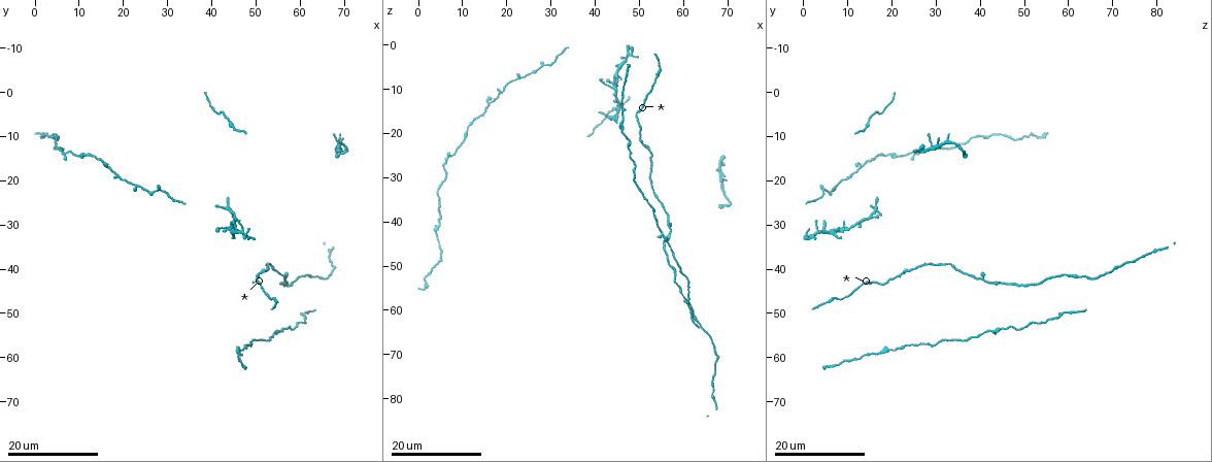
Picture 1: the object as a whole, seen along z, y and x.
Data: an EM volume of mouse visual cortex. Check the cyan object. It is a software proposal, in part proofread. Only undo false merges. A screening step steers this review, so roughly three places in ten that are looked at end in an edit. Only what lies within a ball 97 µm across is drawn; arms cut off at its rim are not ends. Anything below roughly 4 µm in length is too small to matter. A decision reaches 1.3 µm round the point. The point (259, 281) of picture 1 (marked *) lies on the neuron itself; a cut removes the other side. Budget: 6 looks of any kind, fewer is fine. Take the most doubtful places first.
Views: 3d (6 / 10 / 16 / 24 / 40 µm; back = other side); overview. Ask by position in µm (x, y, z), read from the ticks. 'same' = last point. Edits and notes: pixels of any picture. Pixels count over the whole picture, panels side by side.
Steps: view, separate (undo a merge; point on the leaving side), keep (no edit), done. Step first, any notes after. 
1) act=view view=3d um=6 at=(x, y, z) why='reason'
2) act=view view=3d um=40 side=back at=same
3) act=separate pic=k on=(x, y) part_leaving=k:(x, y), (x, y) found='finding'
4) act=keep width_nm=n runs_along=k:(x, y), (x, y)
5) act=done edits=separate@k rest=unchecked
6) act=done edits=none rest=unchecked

act=view view=3d um=16 at=(44.0, 30.5, 9.5) why='small branch off a trunk'

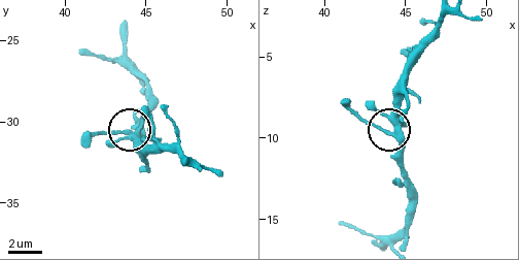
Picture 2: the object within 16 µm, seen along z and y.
act=view view=3d um=6 at=(44.1, 30.7, 9.7)

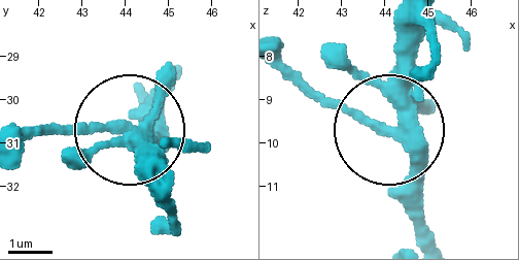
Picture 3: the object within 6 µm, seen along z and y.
act=keep side_arm_um=71 arms=3 found='continuous, no second neuron'

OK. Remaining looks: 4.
act=view view=3d um=16 at=(56.0, 53.5, 44.5) why='thick turns thin'

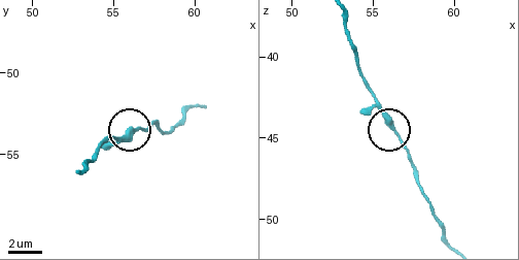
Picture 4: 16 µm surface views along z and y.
act=view view=3d um=10 at=(56.1, 53.6, 44.1) why='zoom in'

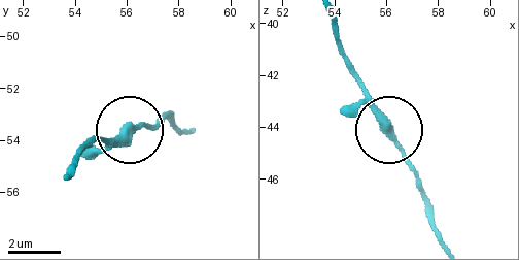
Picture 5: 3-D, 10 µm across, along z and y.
act=view view=3d um=6 at=(56.2, 53.6, 44.2) why='zoom in'

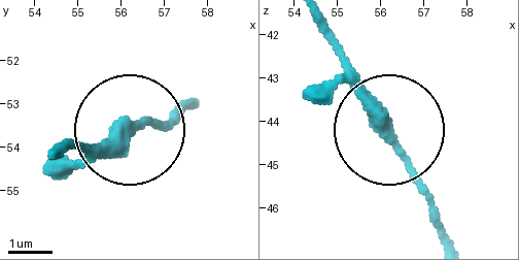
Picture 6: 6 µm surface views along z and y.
act=separate pic=6 on=(181, 106) width_nm=340 found='a second neuron is stuck on'

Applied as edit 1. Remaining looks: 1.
act=done edits=separate@6 rest=unchecked

